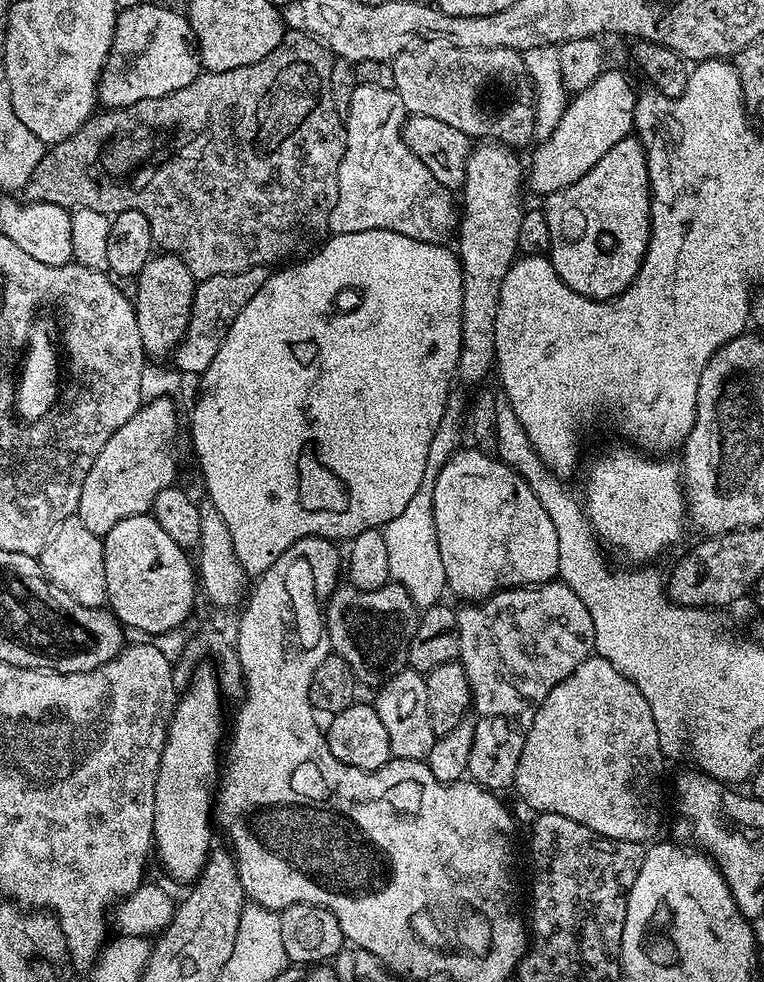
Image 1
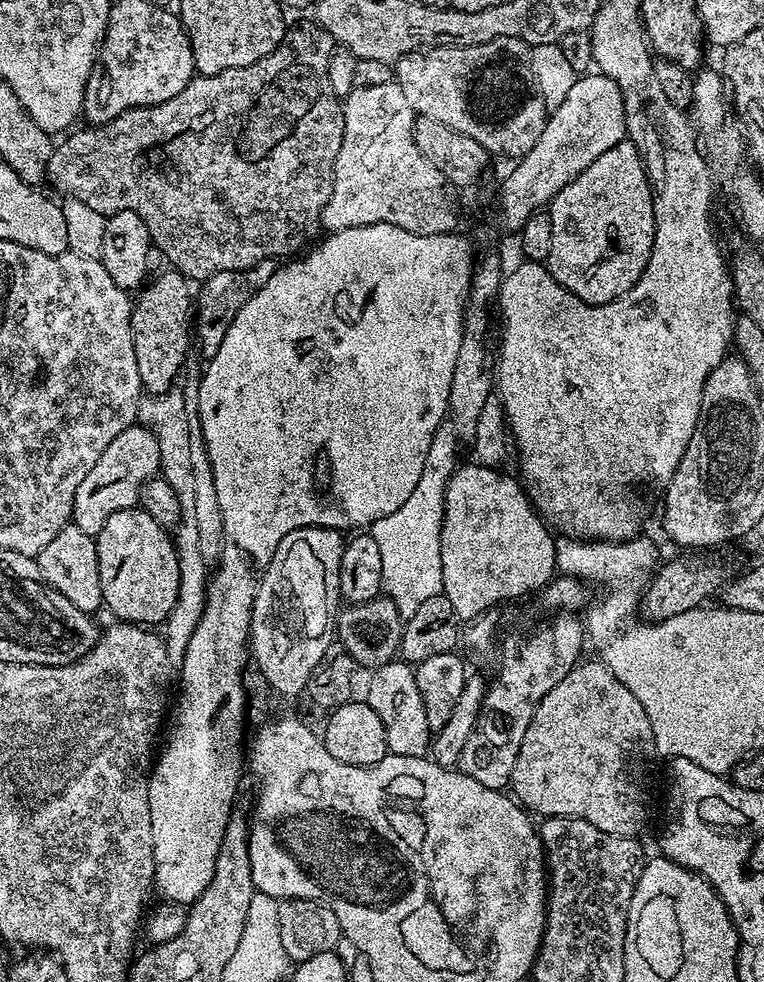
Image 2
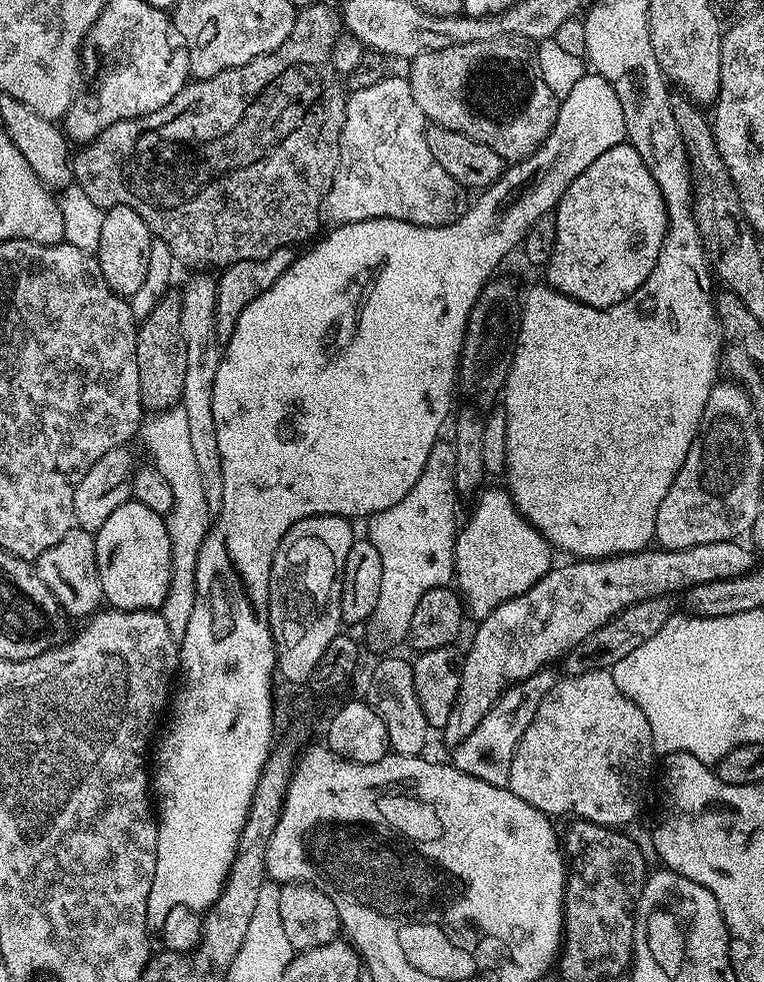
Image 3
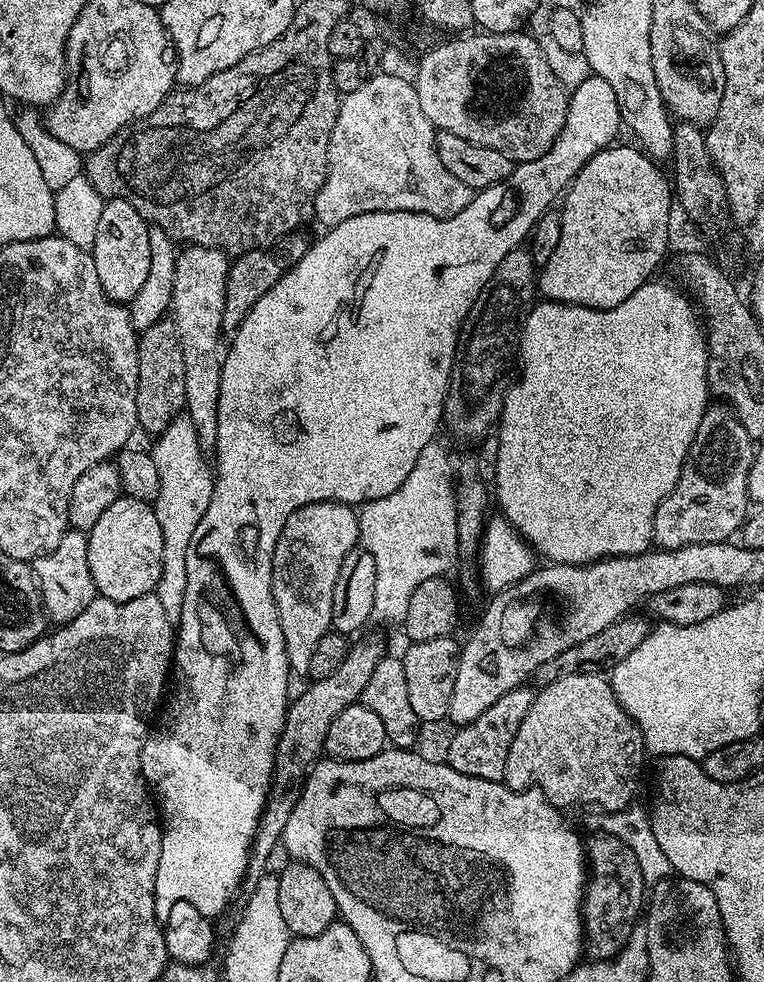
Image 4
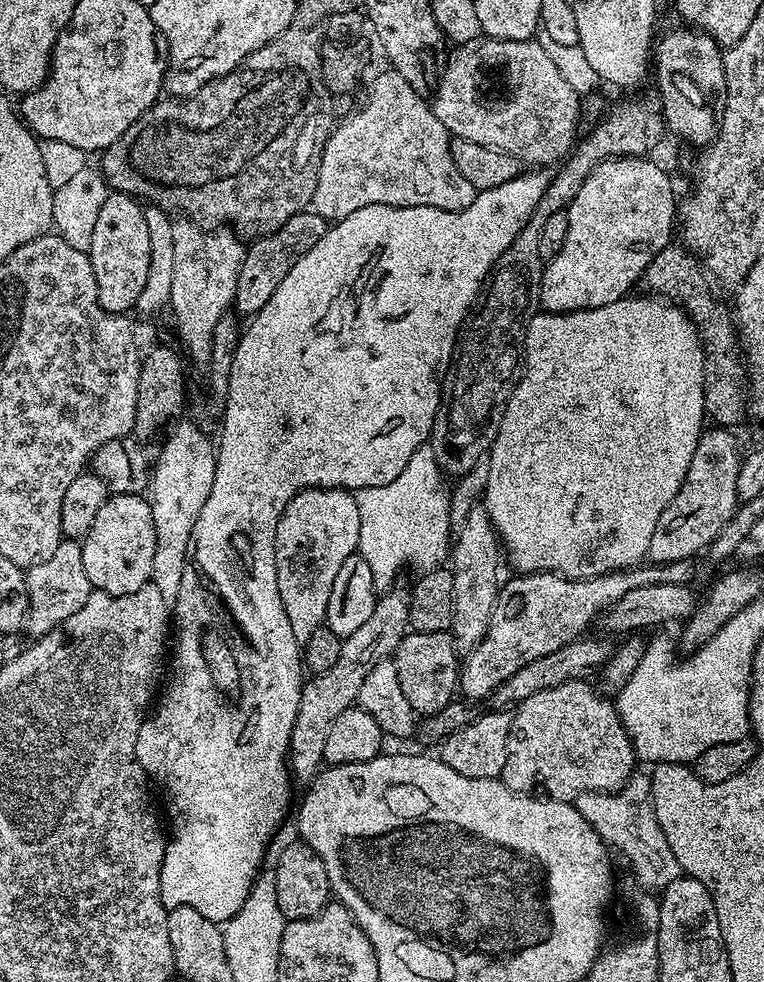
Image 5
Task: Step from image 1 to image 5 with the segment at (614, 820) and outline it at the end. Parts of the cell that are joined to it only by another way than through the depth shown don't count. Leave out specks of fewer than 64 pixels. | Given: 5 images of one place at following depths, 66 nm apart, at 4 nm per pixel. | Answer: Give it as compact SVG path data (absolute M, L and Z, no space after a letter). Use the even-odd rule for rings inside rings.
M588 680L562 682L562 686L542 690L542 694L533 694L521 704L515 705L506 766L499 775L507 788L528 794L539 789L536 787L541 784L551 799L572 802L584 791L613 793L631 779L634 775L632 767L638 764L632 739L628 737L628 732L616 713L615 703L607 695L599 696L590 685Z

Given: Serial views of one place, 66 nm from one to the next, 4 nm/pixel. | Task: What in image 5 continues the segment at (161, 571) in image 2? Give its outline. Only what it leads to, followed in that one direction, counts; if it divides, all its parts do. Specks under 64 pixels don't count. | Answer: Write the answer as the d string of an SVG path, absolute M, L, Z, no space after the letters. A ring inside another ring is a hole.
M109 495L80 545L82 566L93 589L111 596L142 590L152 578L155 541L151 503L143 495Z

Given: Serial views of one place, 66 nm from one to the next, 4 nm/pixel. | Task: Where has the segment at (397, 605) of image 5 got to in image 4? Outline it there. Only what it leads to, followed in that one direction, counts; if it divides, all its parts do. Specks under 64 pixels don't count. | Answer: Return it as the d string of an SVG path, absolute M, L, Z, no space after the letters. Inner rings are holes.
M360 640L349 647L346 658L342 658L342 666L334 670L321 680L312 680L309 688L300 697L293 699L288 705L288 712L284 716L284 728L276 743L276 757L272 767L272 783L268 789L268 801L264 803L264 812L260 815L260 824L256 827L256 836L252 839L252 846L248 853L248 869L246 876L249 881L256 881L269 871L268 859L272 851L281 843L286 822L302 794L304 784L308 781L308 774L317 760L325 755L324 743L326 733L330 731L330 722L346 710L346 706L357 703L366 690L366 682L374 674L374 666L386 654L376 640Z

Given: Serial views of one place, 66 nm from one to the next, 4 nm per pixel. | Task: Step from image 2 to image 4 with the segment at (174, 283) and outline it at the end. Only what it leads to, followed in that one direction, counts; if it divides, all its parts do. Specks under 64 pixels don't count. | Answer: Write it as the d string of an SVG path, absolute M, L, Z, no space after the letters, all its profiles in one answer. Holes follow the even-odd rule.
M171 319L159 320L150 330L139 333L138 390L136 391L136 422L141 433L158 434L170 426L173 418L185 411L186 362L182 362L182 346L176 337Z

